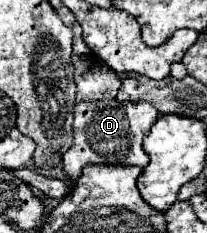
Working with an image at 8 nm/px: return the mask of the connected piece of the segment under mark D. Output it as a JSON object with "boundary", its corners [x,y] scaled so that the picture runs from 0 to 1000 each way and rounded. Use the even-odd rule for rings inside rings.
{"boundary":[[[377,438],[357,455],[357,609],[338,644],[300,661],[300,712],[319,773],[357,790],[396,755],[396,721],[425,704],[541,704],[541,712],[667,712],[715,704],[715,661],[686,644],[686,601],[725,567],[763,506],[763,472],[715,438]]]}

